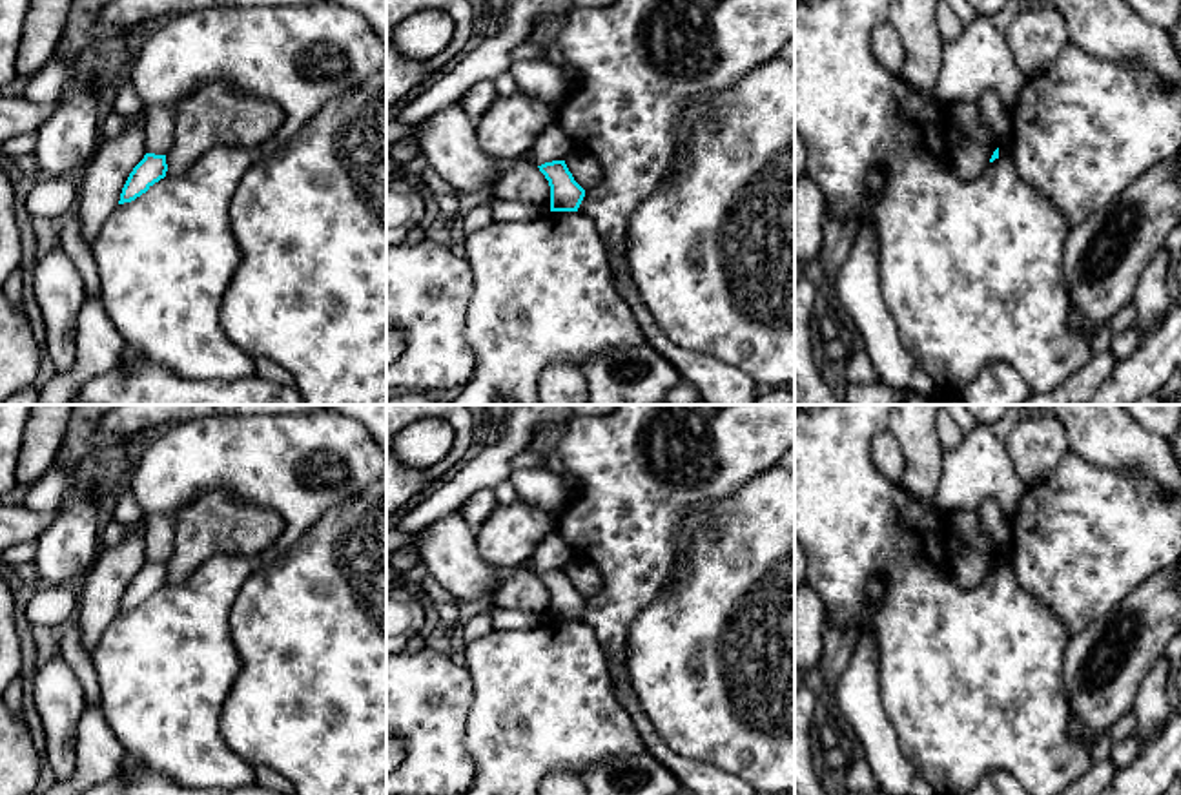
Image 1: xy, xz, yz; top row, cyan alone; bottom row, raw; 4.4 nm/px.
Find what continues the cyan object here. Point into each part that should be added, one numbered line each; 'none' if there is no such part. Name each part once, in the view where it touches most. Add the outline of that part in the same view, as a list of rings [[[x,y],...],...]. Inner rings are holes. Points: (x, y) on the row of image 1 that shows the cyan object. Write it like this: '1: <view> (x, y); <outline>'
none

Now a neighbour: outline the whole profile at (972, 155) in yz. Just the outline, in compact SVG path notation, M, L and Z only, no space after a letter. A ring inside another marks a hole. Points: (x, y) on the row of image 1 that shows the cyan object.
M959 102L951 108L951 119L964 140L951 151L951 164L959 177L975 179L990 164L999 148L990 129L981 120L979 102Z

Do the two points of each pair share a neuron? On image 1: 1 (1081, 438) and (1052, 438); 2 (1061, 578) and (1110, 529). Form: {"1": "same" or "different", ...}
{"1": "different", "2": "same"}

